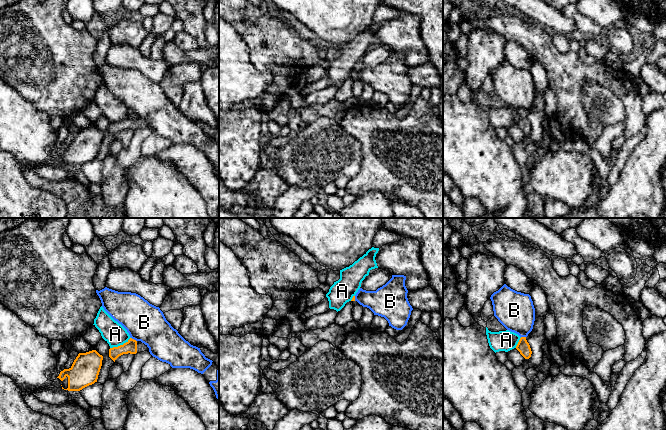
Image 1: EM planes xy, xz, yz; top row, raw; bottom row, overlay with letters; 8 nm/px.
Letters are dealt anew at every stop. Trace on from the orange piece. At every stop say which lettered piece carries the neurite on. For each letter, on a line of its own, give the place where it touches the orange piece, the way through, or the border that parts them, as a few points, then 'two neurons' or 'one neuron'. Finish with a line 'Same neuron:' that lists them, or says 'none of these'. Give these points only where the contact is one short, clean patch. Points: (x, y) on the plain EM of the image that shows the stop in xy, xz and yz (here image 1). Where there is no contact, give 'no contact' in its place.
A: contact xy (120, 121); border xy (130, 113), (122, 120), (110, 124); two neurons
B: contact xy (133, 115); border xy (131, 113), (136, 117); two neurons
Same neuron: none of these

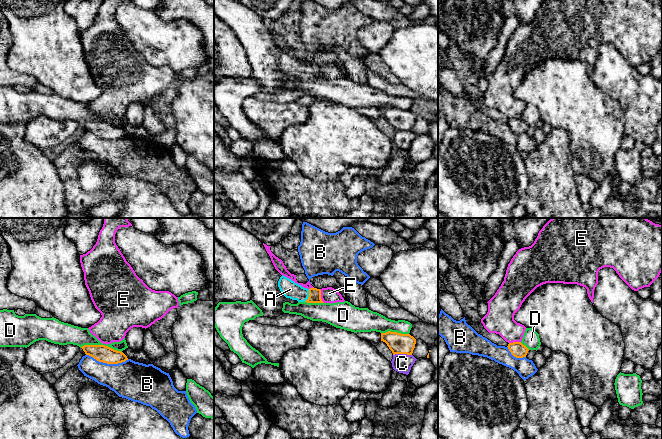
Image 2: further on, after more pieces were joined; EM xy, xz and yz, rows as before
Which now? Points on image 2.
A: contact xz (309, 71); way xz (314, 70), (309, 71), (303, 71), (290, 65); one neuron
B: contact xy (107, 139); two neurons
C: contact xz (402, 129); border xz (411, 130), (393, 131); two neurons
D: contact xy (101, 121); two neurons
E: contact xz (320, 72); border xz (319, 65), (321, 75), (324, 78); two neurons
Same neuron: A

